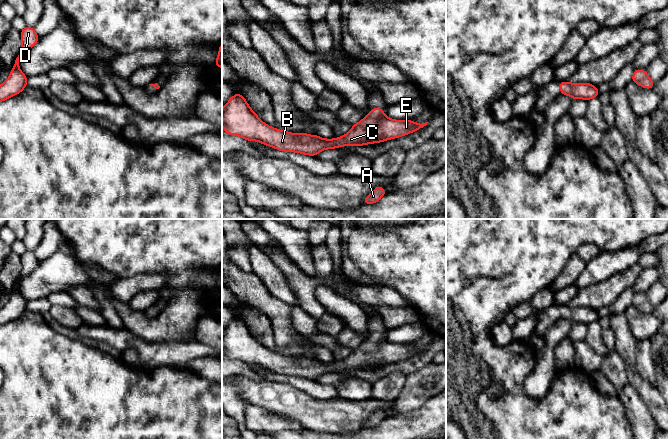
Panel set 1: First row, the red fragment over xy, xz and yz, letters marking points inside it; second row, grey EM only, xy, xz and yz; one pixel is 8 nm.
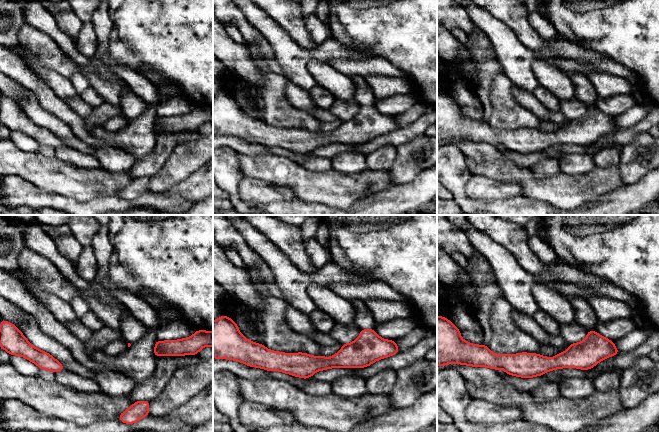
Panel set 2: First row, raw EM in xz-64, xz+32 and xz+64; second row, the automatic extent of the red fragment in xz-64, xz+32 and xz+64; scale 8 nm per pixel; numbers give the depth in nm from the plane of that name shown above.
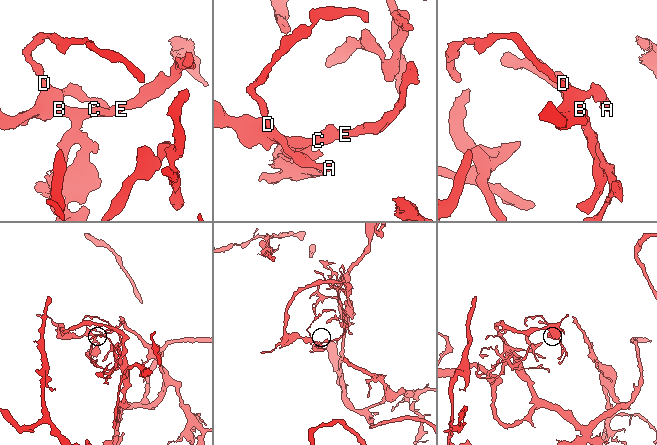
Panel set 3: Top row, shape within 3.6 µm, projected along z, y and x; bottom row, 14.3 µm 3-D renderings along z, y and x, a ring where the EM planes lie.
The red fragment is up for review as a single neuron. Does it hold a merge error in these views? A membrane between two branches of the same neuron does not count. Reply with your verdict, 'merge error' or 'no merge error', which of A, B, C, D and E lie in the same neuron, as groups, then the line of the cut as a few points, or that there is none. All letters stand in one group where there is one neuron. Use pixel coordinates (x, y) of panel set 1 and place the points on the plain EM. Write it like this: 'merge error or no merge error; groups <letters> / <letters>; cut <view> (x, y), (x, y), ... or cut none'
no merge error; groups A B C D E; cut none

